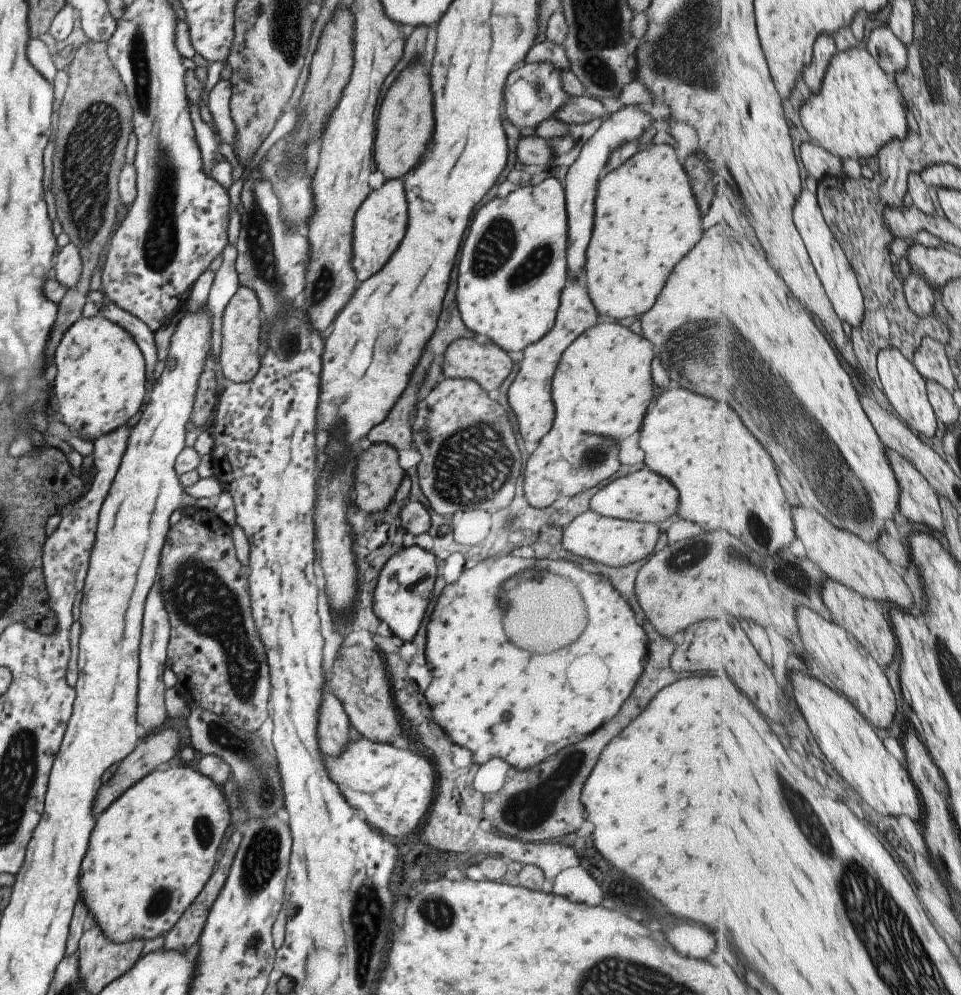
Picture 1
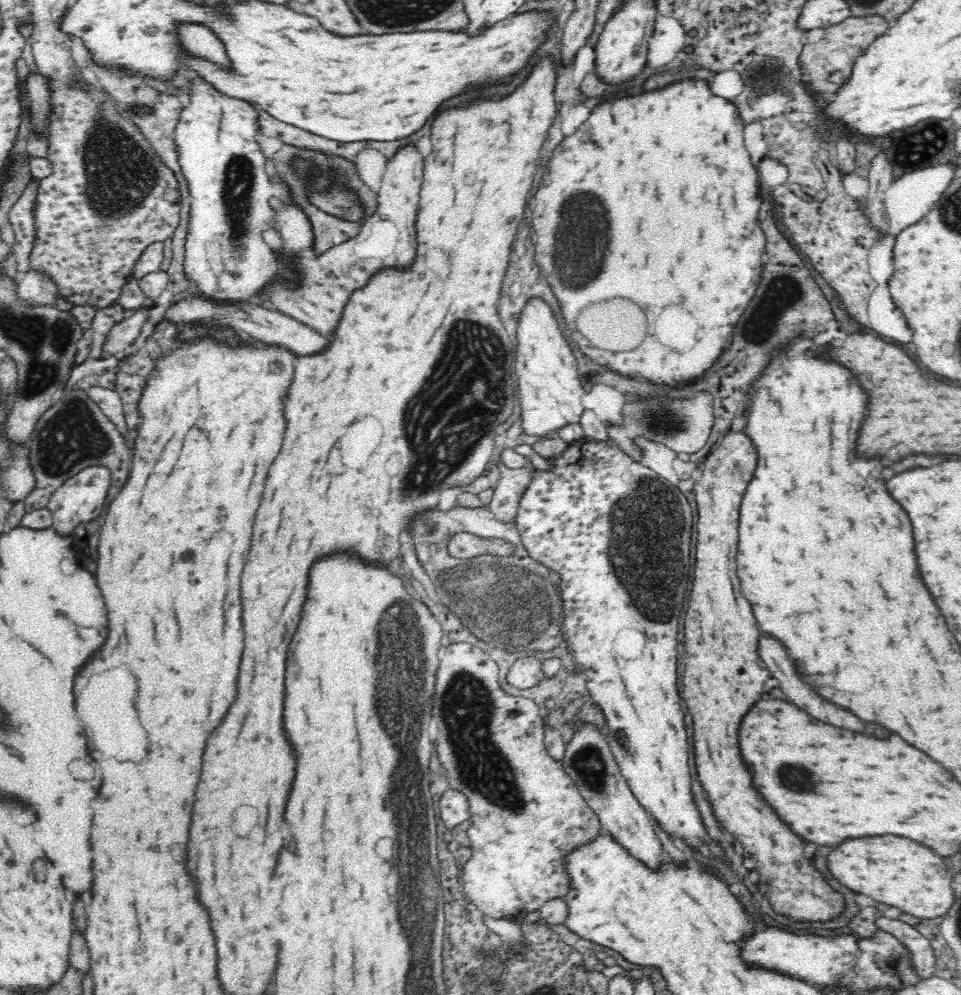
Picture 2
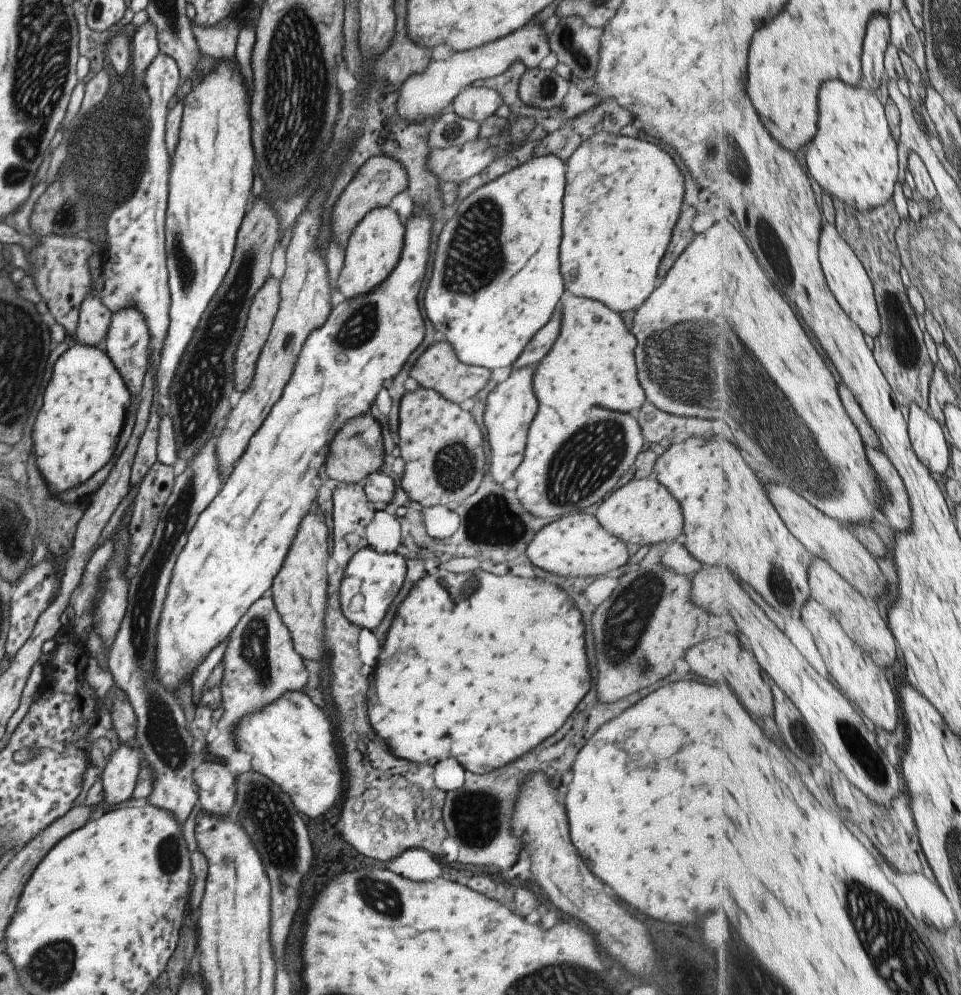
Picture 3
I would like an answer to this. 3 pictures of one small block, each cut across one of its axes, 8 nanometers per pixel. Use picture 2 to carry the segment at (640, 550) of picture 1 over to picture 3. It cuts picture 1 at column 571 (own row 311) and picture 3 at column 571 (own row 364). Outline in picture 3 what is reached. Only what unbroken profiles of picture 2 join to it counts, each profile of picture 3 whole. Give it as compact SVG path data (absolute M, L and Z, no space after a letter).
M578 511L557 519L541 528L525 550L527 562L543 571L561 577L594 578L623 567L631 557L626 543L610 534L591 514Z

